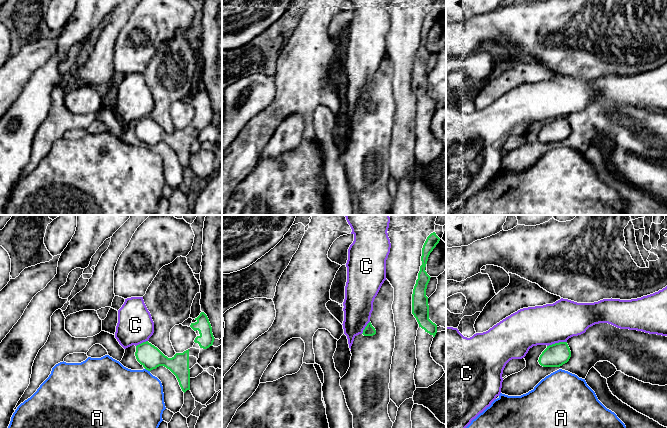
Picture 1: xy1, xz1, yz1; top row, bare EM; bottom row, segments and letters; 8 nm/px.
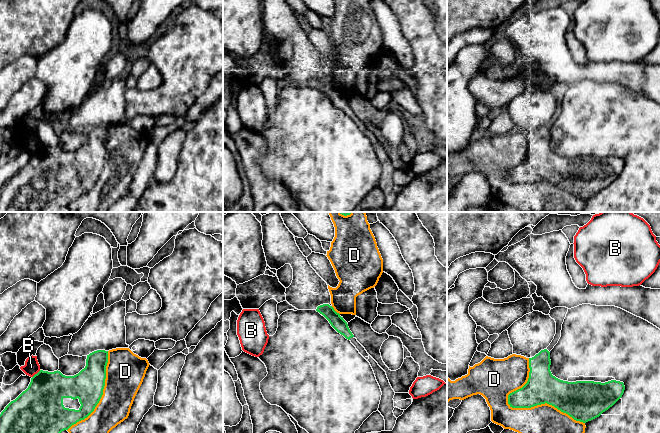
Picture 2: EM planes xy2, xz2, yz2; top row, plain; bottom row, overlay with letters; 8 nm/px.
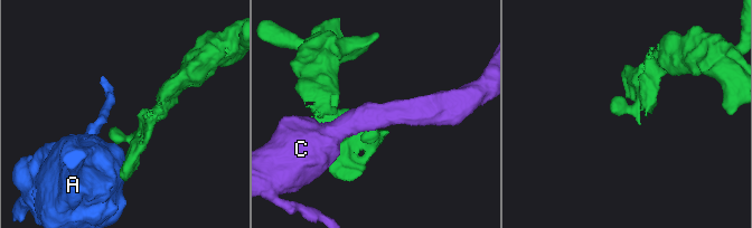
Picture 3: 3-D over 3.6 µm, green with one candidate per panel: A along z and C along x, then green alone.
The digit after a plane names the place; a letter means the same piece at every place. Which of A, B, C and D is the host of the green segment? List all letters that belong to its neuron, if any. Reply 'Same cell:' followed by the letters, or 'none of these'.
Same cell: none of these

